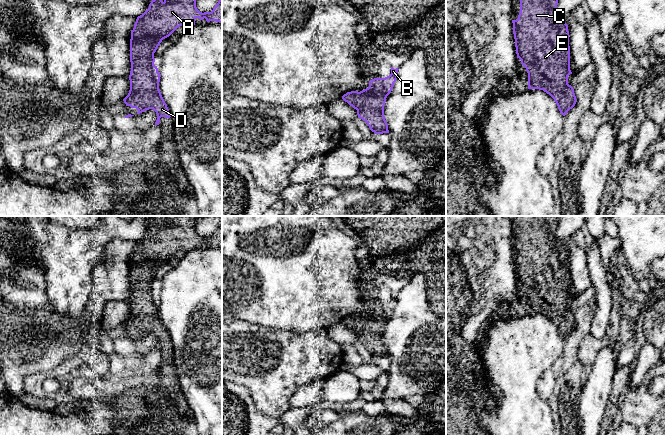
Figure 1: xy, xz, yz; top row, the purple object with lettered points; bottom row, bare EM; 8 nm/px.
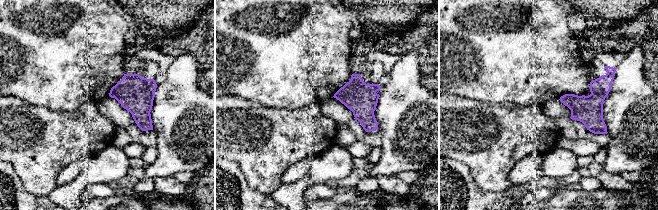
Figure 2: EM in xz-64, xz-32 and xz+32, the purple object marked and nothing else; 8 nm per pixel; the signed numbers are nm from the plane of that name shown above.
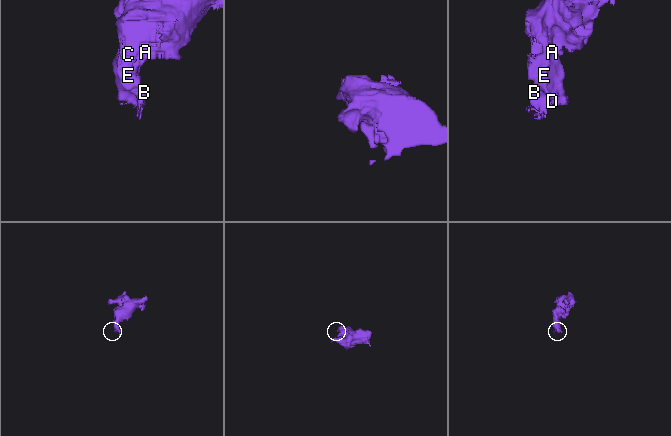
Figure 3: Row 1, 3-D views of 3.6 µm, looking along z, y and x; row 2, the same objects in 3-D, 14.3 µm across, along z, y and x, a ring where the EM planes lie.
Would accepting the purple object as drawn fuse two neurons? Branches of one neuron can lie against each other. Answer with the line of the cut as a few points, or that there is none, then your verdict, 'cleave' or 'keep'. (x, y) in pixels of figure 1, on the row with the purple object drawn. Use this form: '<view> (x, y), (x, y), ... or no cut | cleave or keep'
no cut | keep

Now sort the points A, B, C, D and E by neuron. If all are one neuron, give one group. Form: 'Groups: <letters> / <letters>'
Groups: A B C D E

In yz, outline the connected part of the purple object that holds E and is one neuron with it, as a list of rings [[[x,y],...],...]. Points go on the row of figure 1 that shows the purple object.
[[[520,0],[520,13],[516,20],[512,20],[512,23],[517,58],[521,60],[521,64],[526,68],[526,71],[528,73],[528,89],[539,89],[549,94],[556,102],[560,113],[565,116],[567,112],[575,106],[577,99],[573,87],[568,84],[568,76],[572,74],[570,70],[570,46],[568,25],[564,22],[563,17],[559,15],[557,10],[557,4],[558,0]]]

